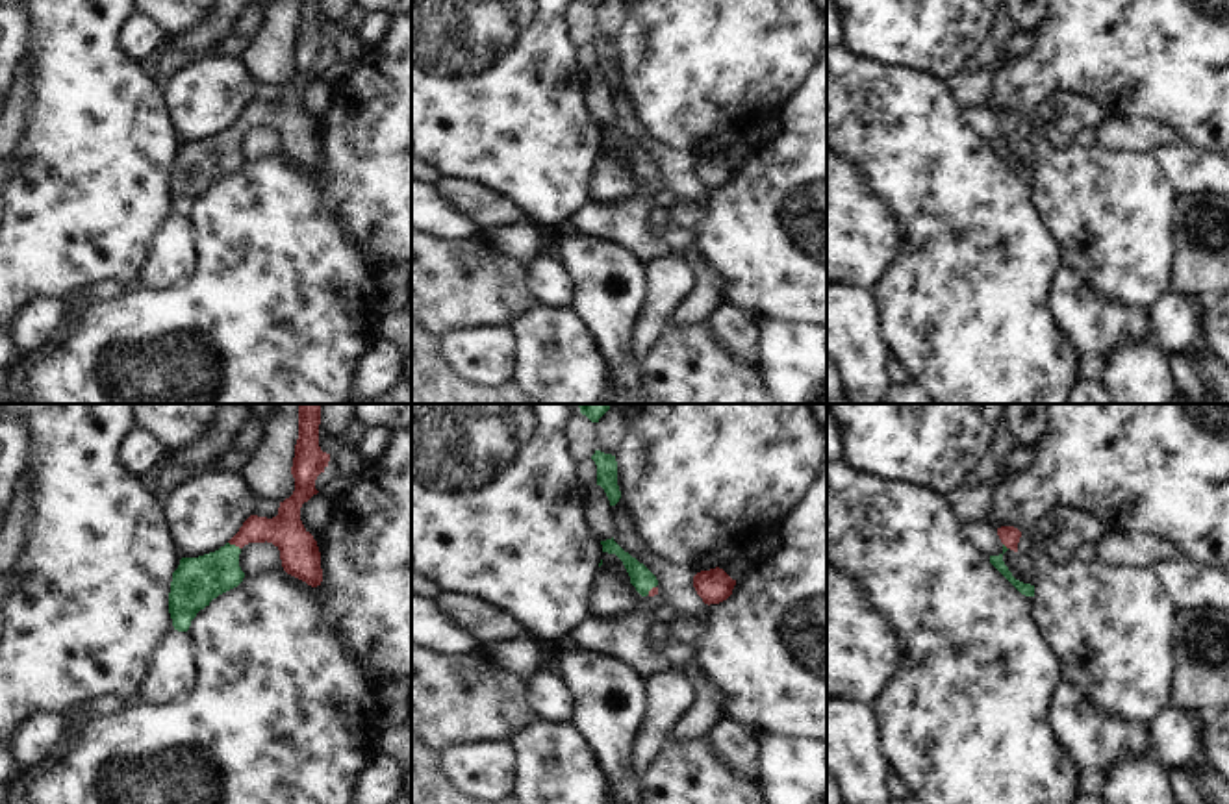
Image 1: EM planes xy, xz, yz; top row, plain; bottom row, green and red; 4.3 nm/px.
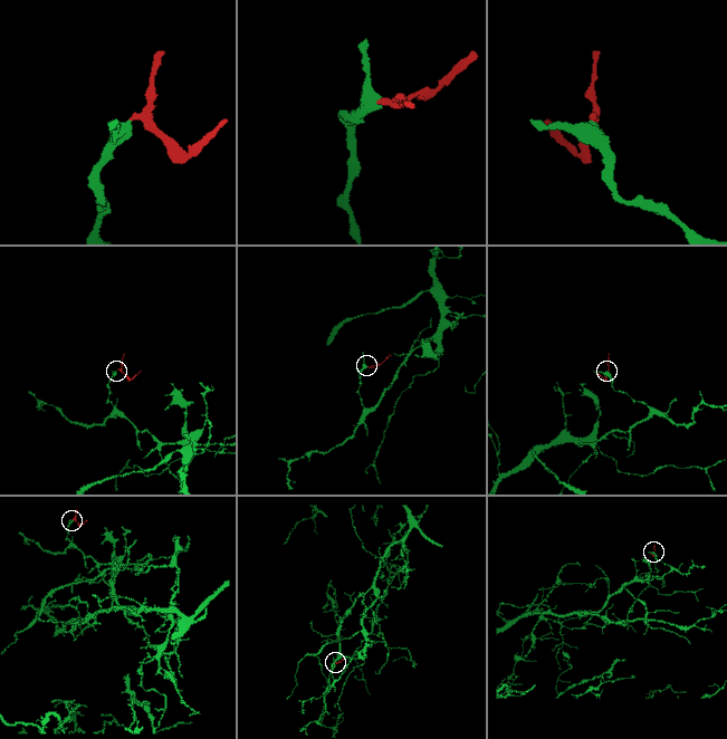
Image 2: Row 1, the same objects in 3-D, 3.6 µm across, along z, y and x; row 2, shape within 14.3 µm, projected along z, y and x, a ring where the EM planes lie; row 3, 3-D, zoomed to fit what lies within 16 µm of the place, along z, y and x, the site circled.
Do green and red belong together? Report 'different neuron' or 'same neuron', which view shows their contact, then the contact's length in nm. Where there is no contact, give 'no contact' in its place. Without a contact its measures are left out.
same neuron | xy | 70 nm

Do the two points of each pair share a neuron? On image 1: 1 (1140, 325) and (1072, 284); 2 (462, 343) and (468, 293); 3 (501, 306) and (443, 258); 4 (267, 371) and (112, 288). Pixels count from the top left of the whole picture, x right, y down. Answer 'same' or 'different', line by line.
1: same
2: different
3: same
4: different

